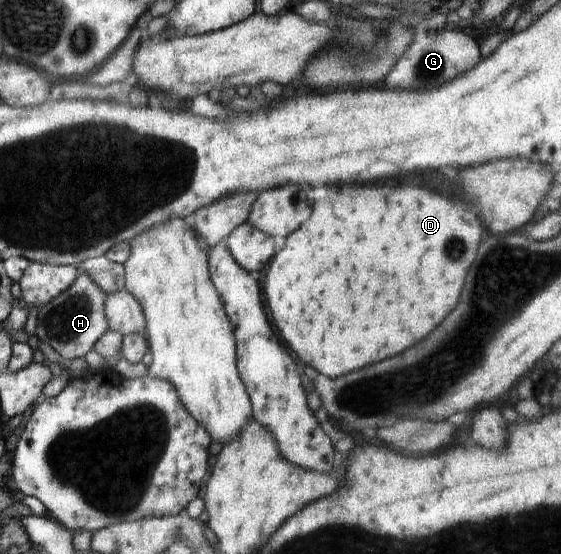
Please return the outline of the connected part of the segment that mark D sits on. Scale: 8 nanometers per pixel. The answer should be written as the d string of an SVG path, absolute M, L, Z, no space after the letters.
M319 186L315 190L313 216L287 237L284 247L268 264L264 288L273 320L279 328L279 334L303 364L319 370L321 374L325 374L329 378L335 378L335 376L347 374L349 370L359 370L367 364L375 364L385 358L391 358L391 356L403 352L405 348L421 342L455 308L459 294L463 290L465 274L467 274L471 262L475 260L475 254L477 254L485 235L484 226L480 223L478 216L471 212L469 204L460 199L457 202L456 198L453 202L429 188L419 188L419 186L343 186L341 190L335 190L335 188Z

